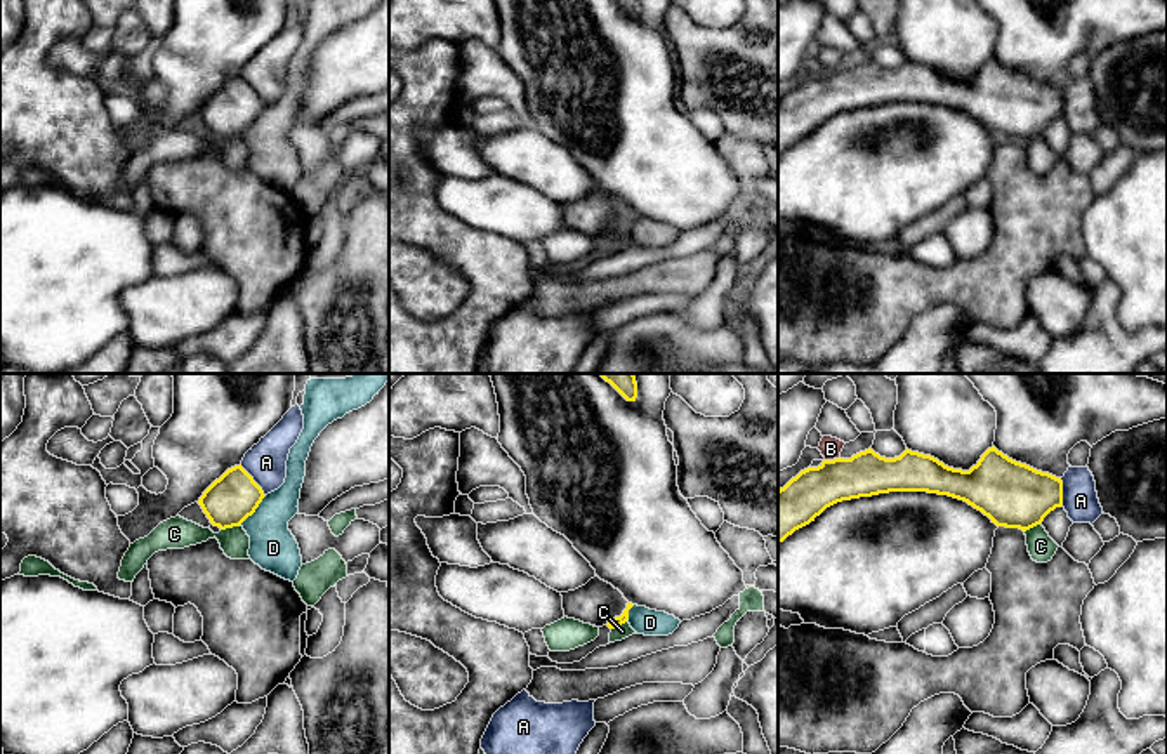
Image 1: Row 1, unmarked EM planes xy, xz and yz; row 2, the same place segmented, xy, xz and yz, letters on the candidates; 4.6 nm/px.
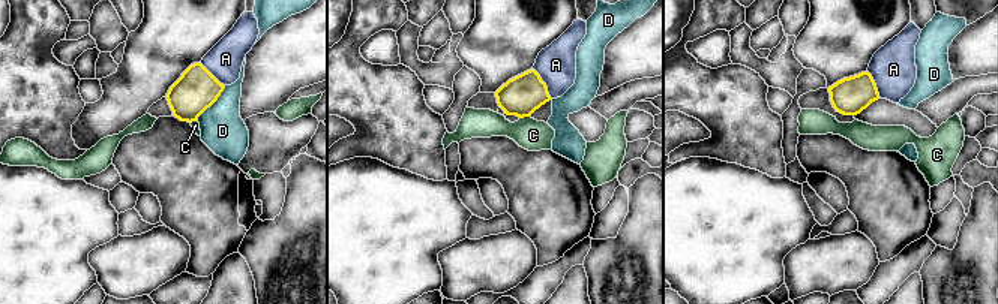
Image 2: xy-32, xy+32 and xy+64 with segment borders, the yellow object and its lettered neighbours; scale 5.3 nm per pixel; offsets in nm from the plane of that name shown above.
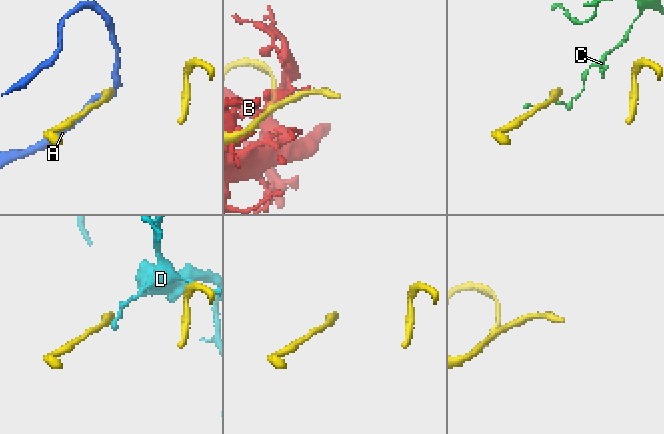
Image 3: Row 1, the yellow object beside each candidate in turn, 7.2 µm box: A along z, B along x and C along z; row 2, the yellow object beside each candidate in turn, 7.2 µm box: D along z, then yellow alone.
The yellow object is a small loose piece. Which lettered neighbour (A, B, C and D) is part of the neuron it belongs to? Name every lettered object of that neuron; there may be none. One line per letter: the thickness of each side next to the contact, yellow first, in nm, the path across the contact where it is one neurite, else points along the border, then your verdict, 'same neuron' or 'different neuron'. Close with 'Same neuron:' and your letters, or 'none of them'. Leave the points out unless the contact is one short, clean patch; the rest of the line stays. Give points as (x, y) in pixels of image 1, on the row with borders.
A: calibres 220 and 190 nm; same neuron
B: calibres 200 and 100 nm; different neuron
C: calibres 220 and 140 nm; border xy (240, 523), (221, 530); different neuron
D: calibres 220 and 220 nm; border xy (266, 496), (240, 523); different neuron
Same neuron: A

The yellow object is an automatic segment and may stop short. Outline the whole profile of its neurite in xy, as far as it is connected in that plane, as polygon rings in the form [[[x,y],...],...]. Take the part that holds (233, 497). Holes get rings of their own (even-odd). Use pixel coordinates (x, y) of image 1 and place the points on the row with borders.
[[[295,405],[245,453],[240,466],[227,469],[203,492],[198,504],[214,526],[240,526],[267,493],[285,483],[288,453],[302,429],[304,415]]]

